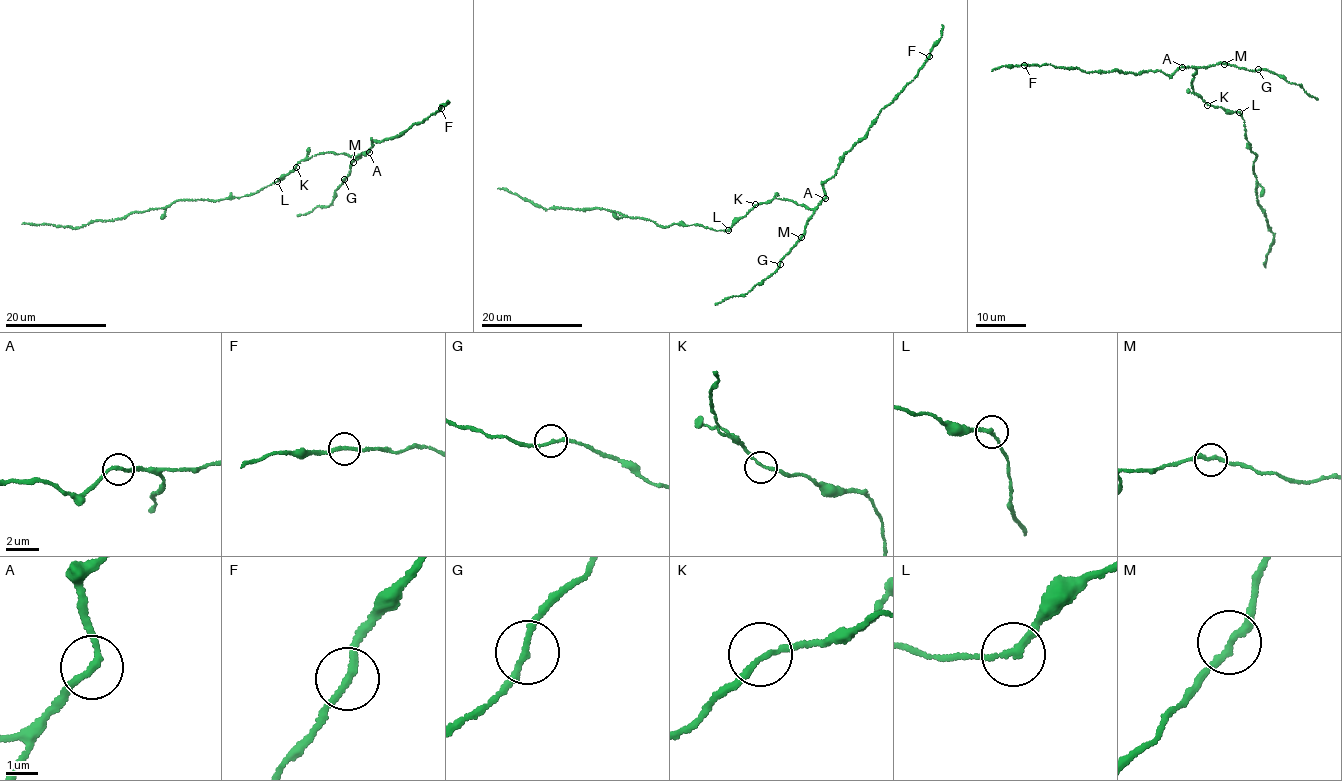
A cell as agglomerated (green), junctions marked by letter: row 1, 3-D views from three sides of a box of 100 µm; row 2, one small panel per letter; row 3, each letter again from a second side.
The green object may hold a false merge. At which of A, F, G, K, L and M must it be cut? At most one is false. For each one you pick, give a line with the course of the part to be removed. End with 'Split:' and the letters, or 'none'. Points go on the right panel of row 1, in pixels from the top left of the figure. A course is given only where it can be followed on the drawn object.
Split: none

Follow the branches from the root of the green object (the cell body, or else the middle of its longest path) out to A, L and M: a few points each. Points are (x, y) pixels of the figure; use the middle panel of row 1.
A: (756, 205), (775, 197), (792, 200), (809, 209), (821, 204), (825, 198)
L: (756, 205), (745, 215), (736, 218), (728, 229)
M: (756, 205), (775, 197), (792, 200), (812, 209), (814, 211), (801, 237)

